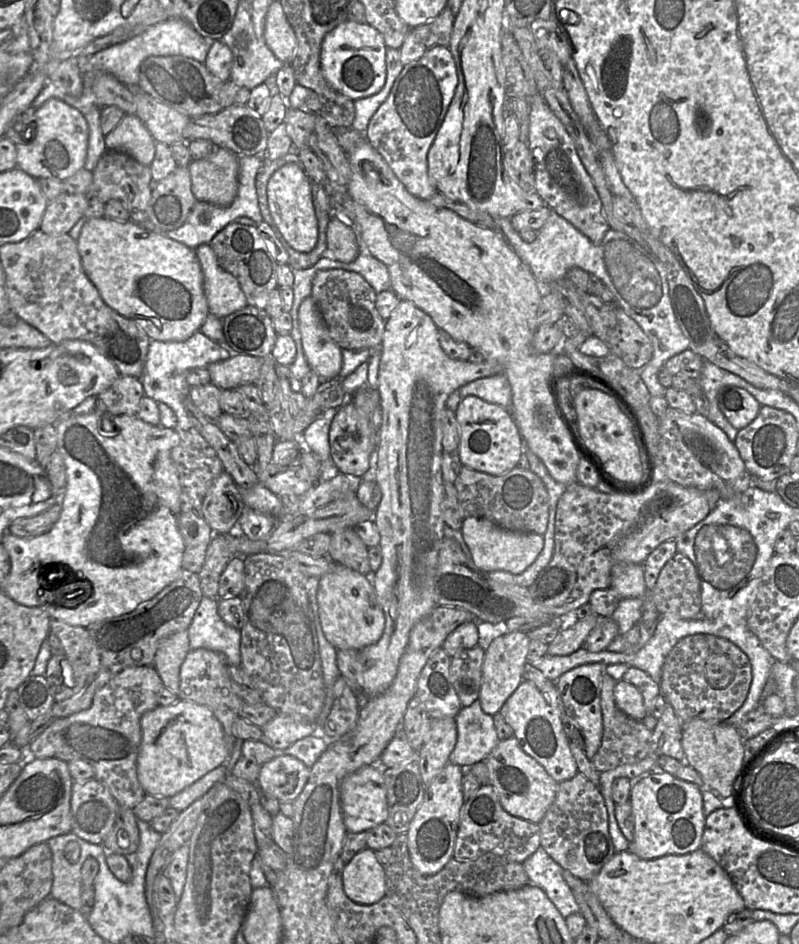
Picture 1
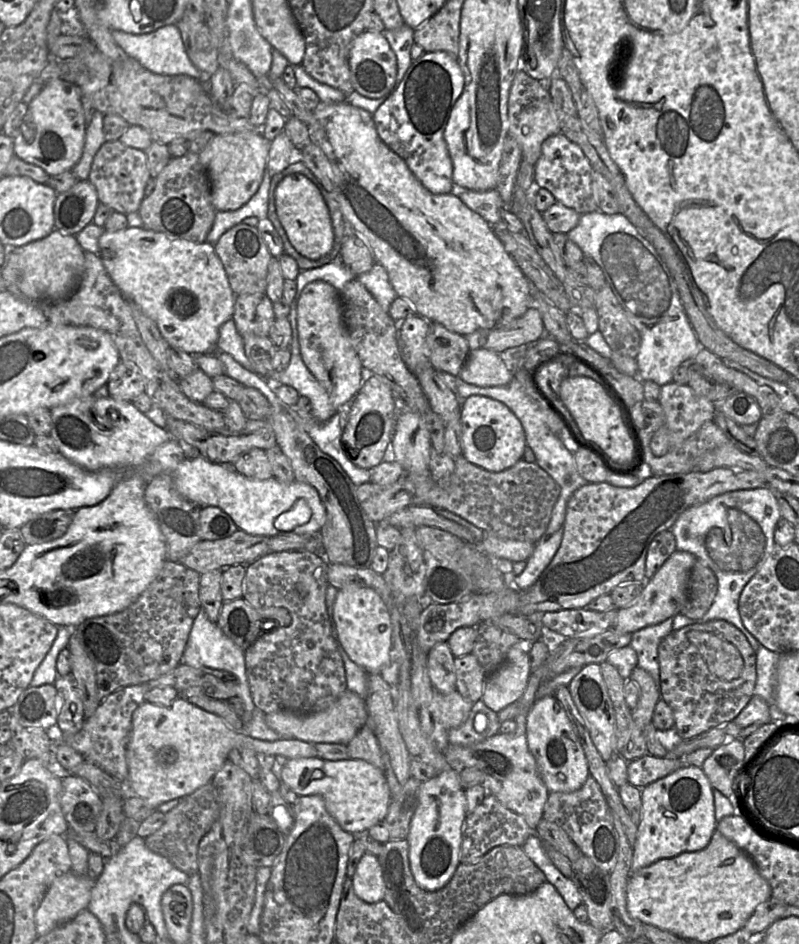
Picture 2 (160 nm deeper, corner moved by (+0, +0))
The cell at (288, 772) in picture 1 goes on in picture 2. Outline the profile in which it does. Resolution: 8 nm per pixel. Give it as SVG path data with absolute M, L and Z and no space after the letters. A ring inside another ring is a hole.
M319 757L288 759L279 778L299 797L321 796L328 812L341 828L355 836L367 832L372 826L384 821L392 799L382 769L361 759L338 761Z

